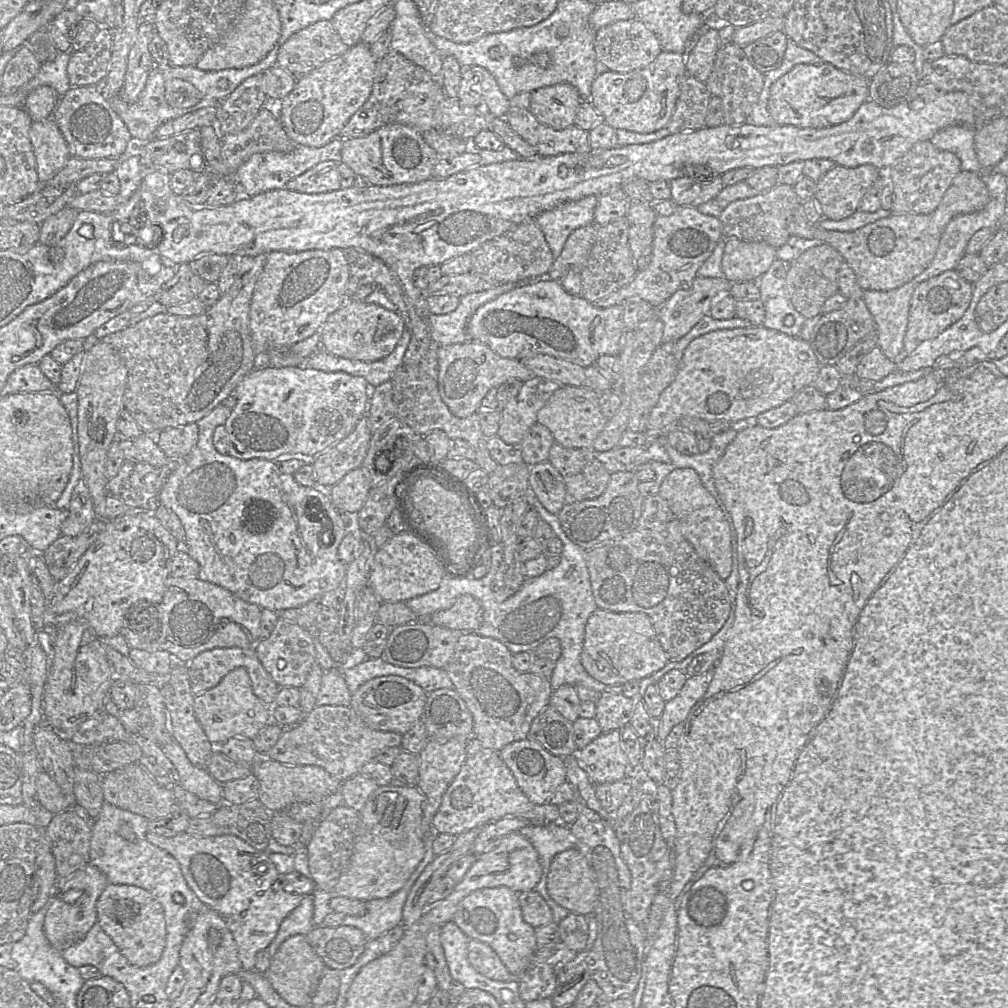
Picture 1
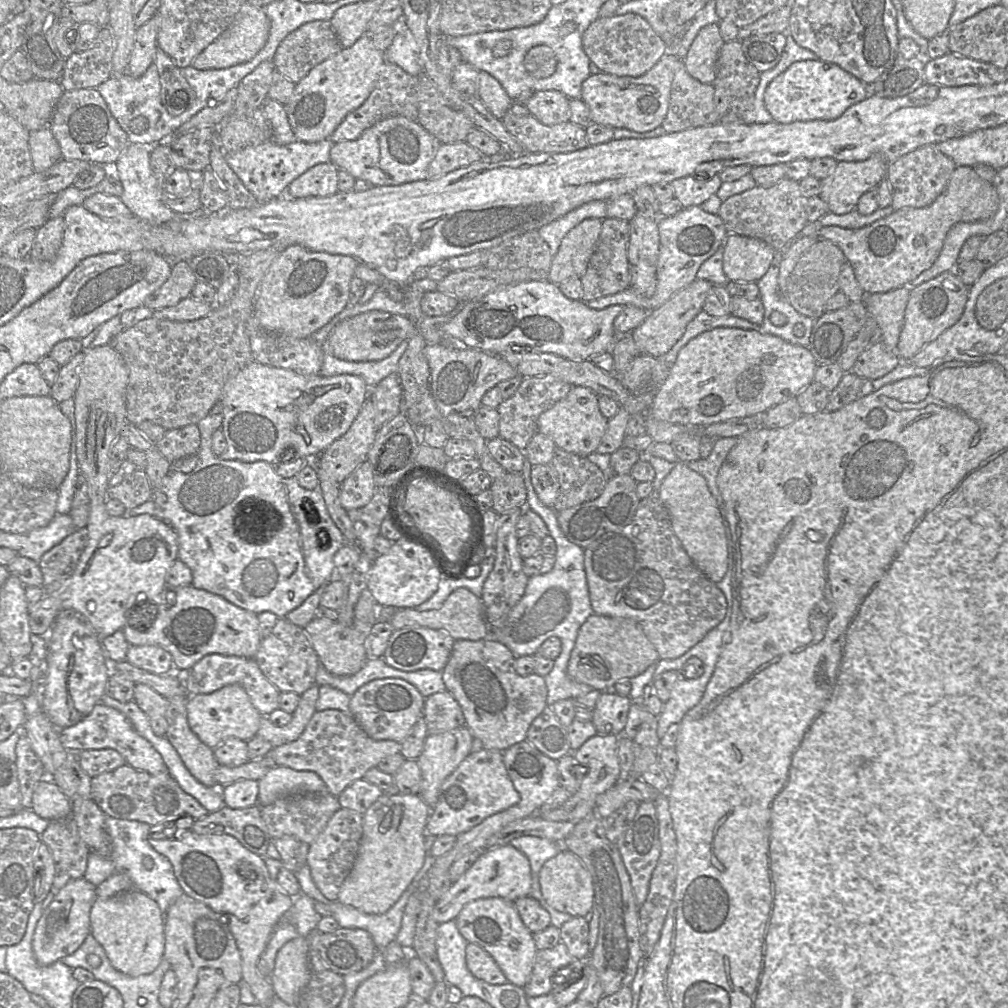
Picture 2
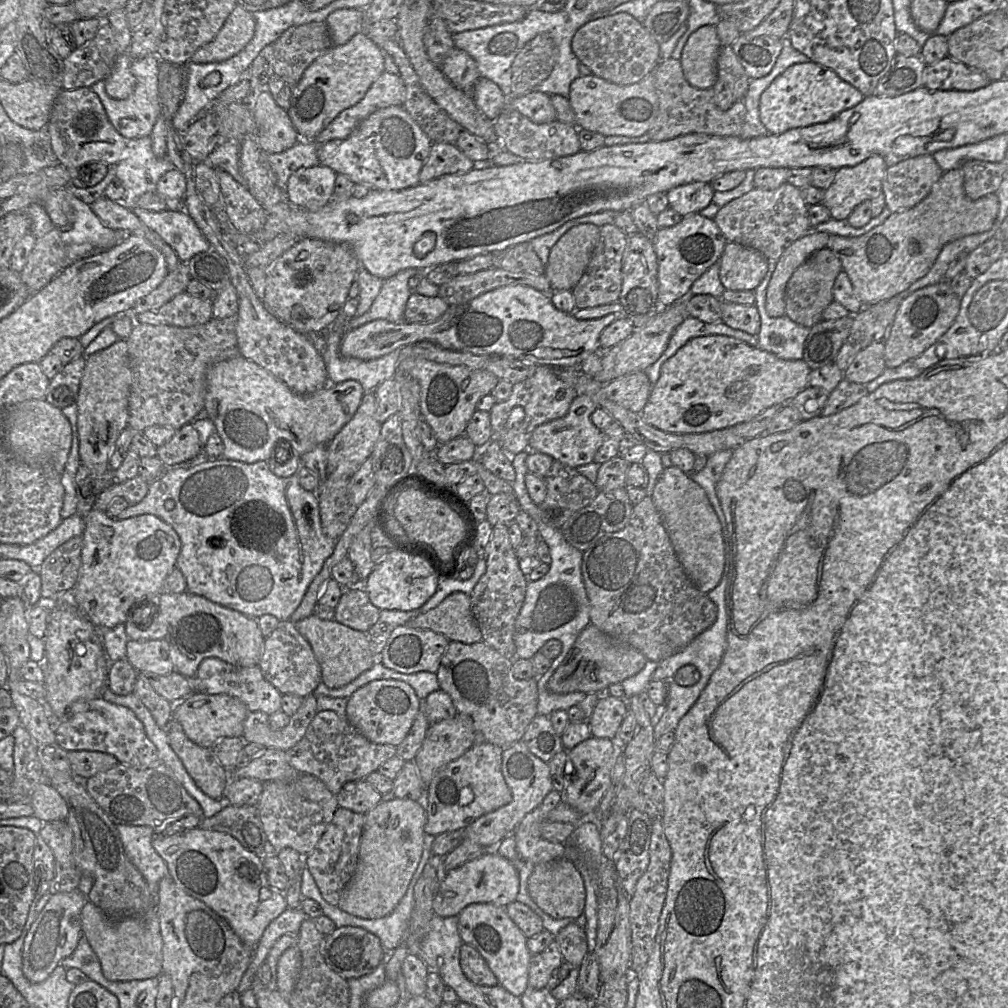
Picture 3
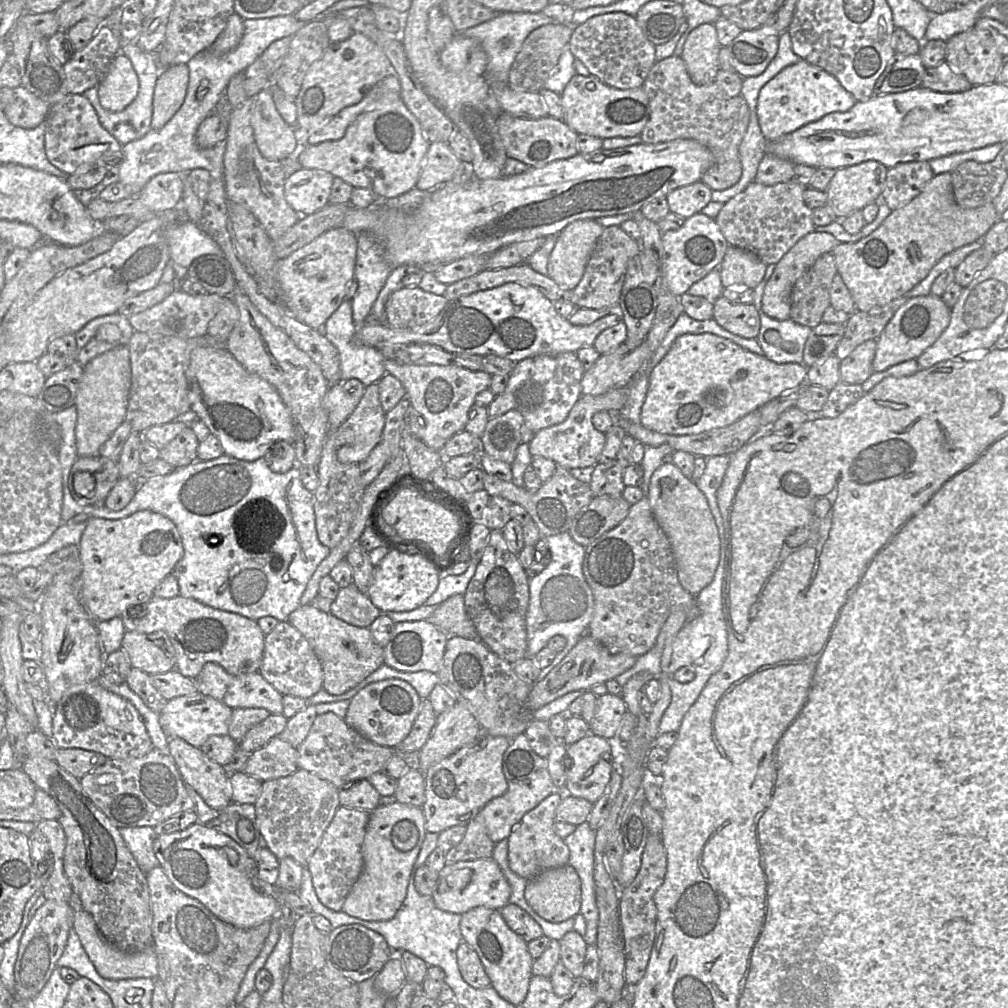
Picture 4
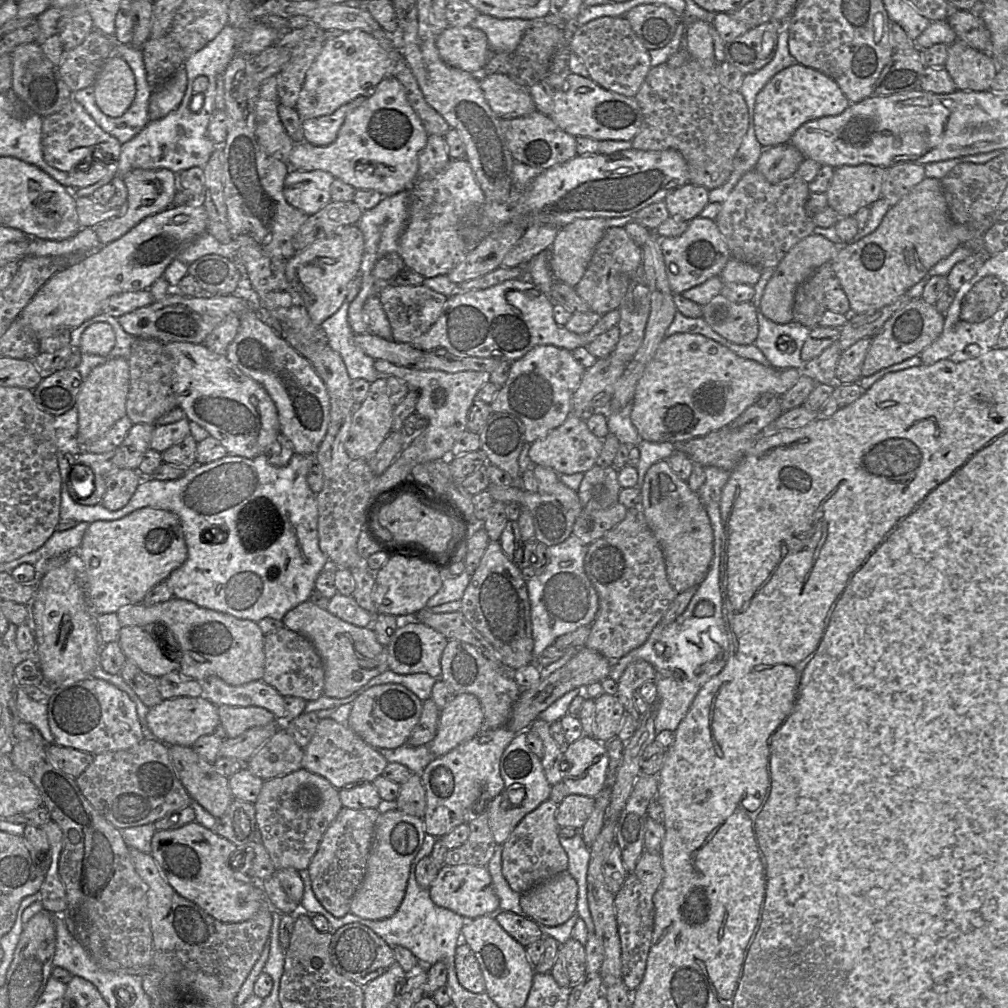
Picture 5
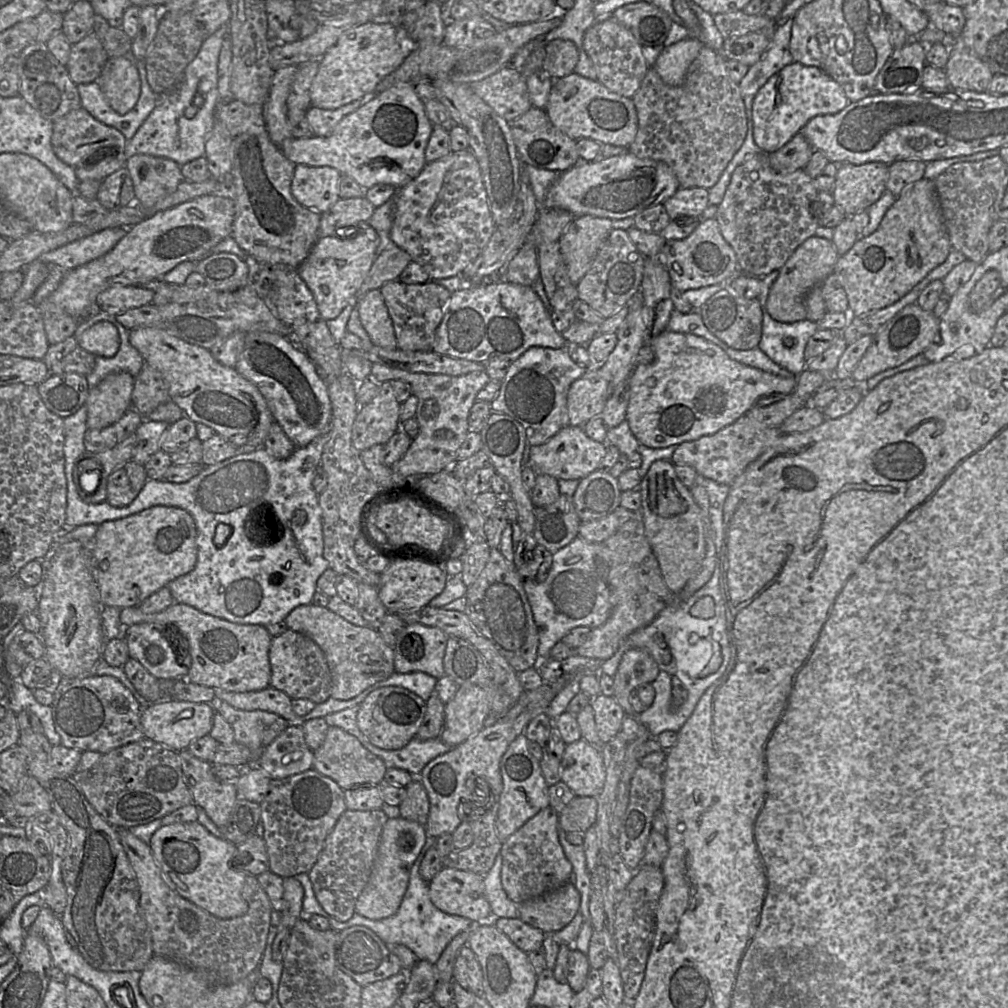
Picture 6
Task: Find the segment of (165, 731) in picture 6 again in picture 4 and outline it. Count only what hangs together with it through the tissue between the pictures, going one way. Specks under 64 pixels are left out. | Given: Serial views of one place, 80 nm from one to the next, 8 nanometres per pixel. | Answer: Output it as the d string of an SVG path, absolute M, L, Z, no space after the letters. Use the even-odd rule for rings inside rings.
M198 692L168 700L159 713L159 723L169 737L179 737L201 748L210 736L228 734L232 710L221 701Z

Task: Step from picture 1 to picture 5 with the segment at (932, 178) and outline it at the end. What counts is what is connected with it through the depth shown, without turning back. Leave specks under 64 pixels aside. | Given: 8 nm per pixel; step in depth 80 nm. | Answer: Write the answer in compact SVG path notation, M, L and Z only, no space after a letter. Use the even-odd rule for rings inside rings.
M906 162L887 168L882 184L882 198L894 206L925 177L922 164Z

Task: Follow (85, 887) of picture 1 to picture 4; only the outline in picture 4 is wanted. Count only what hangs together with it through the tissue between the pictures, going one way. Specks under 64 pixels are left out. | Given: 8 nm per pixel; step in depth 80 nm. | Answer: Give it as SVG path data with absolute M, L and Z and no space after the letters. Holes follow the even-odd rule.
M46 900L32 916L20 939L14 965L14 1000L25 1003L42 990L63 954L73 928L74 913L68 902Z

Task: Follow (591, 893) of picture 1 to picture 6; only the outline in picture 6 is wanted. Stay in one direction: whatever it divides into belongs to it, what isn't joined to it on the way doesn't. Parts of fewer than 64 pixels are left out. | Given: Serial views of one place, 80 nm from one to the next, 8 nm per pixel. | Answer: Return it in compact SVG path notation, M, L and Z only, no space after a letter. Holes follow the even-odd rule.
M567 882L553 891L520 903L519 918L545 934L559 931L574 918L577 912L580 912L580 900L578 889L572 882Z

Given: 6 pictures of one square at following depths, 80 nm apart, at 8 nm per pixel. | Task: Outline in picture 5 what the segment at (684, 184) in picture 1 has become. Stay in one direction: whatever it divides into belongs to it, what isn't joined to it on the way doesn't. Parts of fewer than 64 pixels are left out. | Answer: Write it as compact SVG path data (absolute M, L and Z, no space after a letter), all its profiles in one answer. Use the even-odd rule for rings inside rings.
M686 183L664 199L670 216L690 221L699 216L709 203L709 190L703 186Z

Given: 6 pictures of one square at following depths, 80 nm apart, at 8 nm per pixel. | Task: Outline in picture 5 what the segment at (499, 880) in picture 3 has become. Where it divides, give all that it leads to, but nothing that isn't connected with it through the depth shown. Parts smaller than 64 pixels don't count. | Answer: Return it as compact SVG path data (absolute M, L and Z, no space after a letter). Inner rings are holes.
M443 865L429 888L429 896L437 906L449 909L465 919L495 915L501 911L487 866Z

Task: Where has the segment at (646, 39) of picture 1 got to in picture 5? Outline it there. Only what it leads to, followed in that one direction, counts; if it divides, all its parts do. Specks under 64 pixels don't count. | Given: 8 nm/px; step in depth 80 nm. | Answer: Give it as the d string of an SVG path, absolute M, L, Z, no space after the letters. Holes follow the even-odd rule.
M603 16L578 27L567 48L571 54L577 55L583 61L589 72L589 79L607 90L627 97L634 97L638 93L652 67L649 50L642 44L625 16Z

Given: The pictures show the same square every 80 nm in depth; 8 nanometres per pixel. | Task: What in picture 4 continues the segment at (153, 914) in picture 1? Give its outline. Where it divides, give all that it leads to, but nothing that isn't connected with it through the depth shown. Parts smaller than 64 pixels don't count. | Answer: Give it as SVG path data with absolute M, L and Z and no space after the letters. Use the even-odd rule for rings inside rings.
M84 909L79 910L74 913L73 918L73 930L78 935L81 944L83 945L85 951L87 952L90 960L94 964L97 972L106 979L118 980L118 979L135 979L135 978L152 978L156 979L158 975L158 960L157 955L154 950L154 939L153 947L148 947L140 952L126 952L113 943L106 940L100 933L96 922L92 915L86 912Z

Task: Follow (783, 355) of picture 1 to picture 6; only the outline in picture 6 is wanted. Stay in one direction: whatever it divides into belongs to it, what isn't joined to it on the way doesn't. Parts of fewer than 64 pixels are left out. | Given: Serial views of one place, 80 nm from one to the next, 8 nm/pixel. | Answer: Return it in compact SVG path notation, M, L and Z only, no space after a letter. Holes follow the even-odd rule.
M665 329L649 340L654 359L648 364L638 363L627 380L628 405L625 420L641 445L649 448L666 448L711 435L732 424L755 404L773 399L772 394L788 395L793 392L797 376L782 377L731 359L712 342L692 334Z

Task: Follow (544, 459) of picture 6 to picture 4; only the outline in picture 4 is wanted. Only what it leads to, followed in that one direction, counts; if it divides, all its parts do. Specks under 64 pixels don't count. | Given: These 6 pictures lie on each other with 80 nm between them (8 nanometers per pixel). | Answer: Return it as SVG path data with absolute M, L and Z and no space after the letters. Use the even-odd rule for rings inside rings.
M627 386L614 388L597 396L581 395L563 422L541 429L534 435L528 443L531 456L543 456L567 470L594 466L605 445L605 434L595 429L592 417L600 411L619 412L624 407L627 397Z

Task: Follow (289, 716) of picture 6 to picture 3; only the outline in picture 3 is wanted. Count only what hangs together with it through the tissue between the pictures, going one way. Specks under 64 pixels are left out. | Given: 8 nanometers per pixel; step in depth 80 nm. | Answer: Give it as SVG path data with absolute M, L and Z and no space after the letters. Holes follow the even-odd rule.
M206 658L189 679L193 692L227 694L239 699L250 712L257 711L271 715L281 710L282 694L263 677L258 666L237 667L218 658Z

